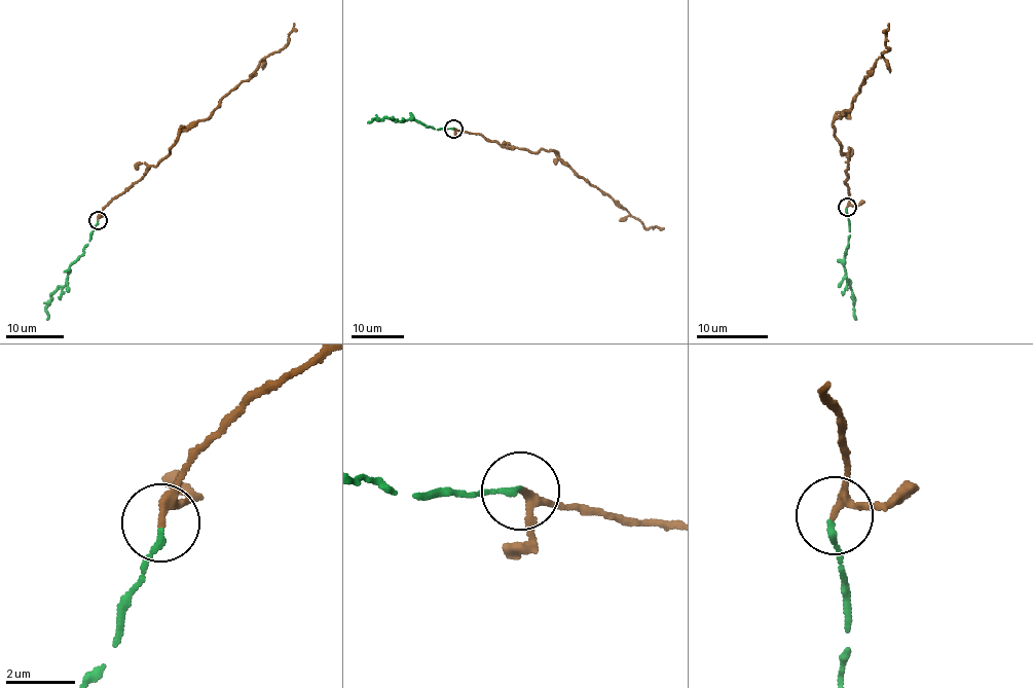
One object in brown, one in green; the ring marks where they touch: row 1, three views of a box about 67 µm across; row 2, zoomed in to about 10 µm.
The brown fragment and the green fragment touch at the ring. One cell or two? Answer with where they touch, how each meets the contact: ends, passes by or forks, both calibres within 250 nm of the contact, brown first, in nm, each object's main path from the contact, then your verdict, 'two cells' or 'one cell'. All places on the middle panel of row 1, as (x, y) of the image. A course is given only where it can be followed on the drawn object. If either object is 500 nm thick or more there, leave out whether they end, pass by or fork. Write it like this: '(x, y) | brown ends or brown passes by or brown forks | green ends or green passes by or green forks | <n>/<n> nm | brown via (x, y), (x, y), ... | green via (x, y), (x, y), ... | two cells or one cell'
(453, 129) | brown passes by | green ends | 190/170 nm | brown via (454, 129), (477, 133), (509, 148), (523, 148), (533, 152), (553, 150), (558, 158), (646, 228), (662, 228) | green via (453, 129), (439, 130), (413, 118), (372, 118), (368, 121) | one cell

